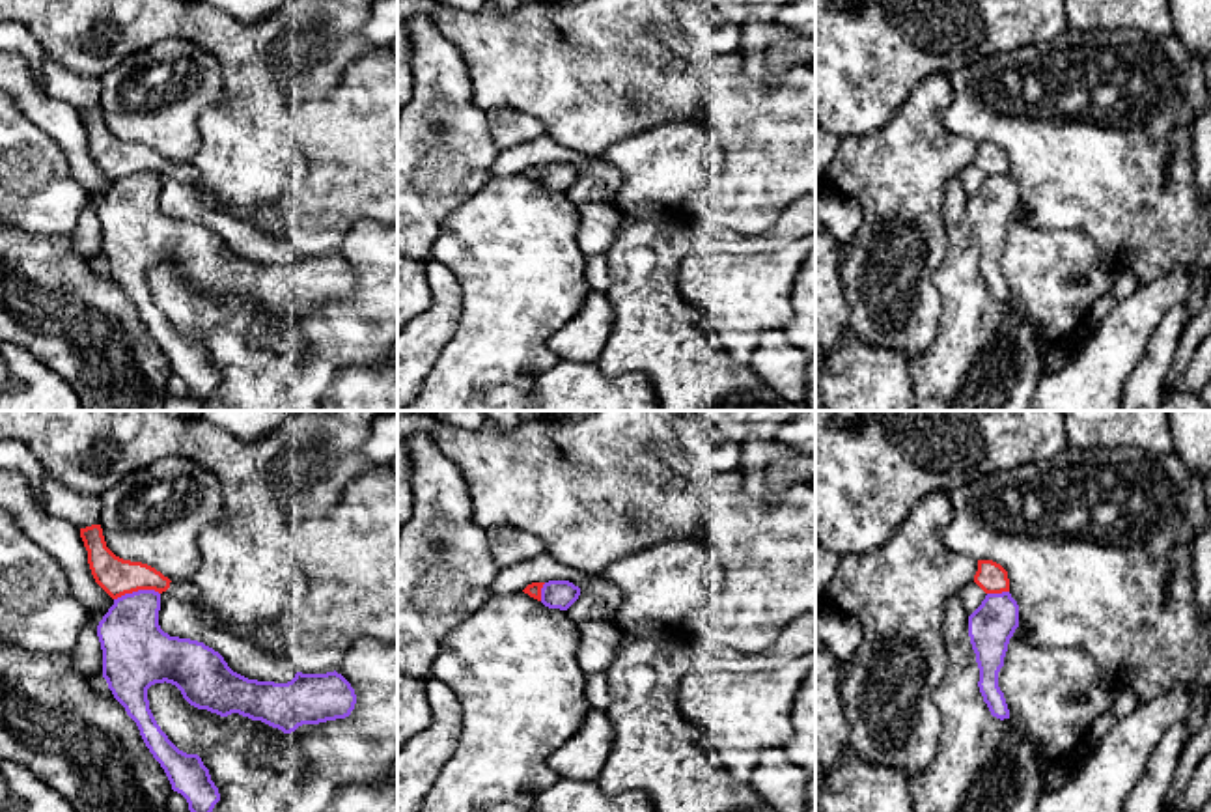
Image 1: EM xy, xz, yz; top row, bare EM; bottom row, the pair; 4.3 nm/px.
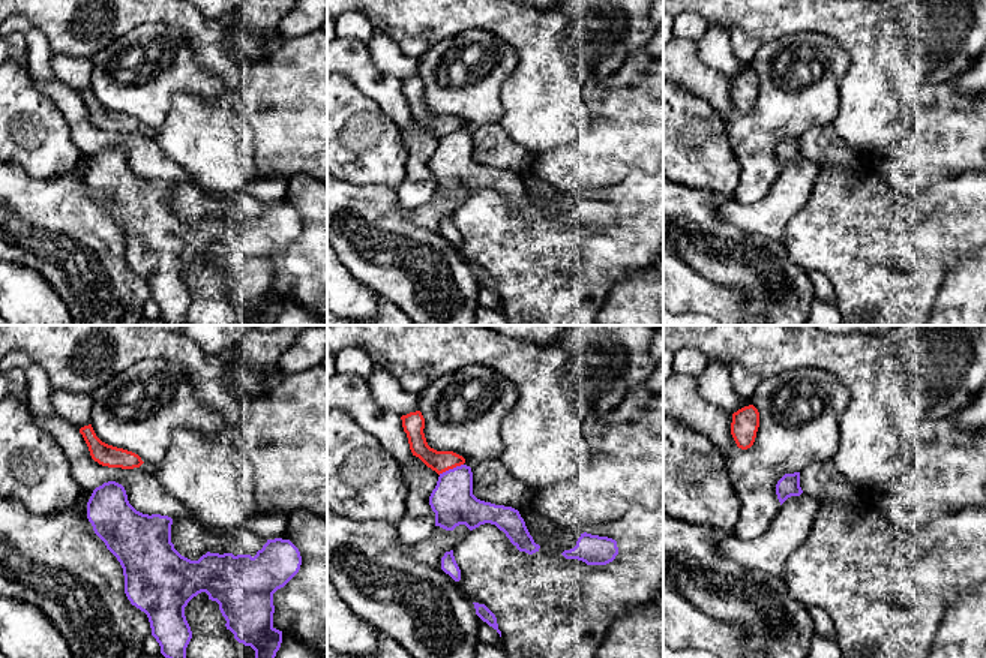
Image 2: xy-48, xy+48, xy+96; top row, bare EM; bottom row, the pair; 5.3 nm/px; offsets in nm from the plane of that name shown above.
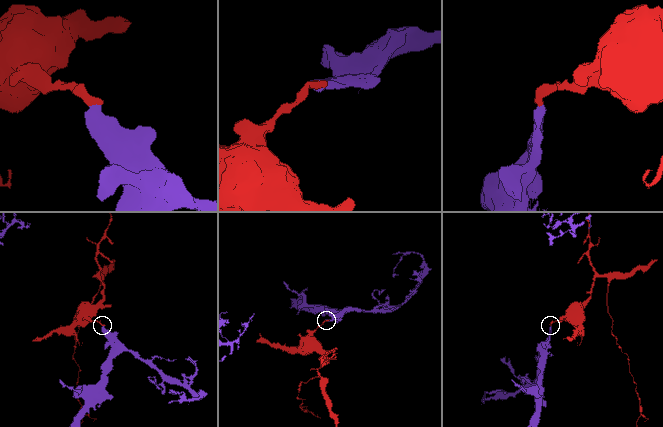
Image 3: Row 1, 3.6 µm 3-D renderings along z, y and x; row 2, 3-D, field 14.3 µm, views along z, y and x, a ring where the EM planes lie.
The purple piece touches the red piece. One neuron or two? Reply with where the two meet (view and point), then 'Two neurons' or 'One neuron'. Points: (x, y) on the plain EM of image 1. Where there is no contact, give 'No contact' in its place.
Touches purple at xy (139, 172). Two neurons

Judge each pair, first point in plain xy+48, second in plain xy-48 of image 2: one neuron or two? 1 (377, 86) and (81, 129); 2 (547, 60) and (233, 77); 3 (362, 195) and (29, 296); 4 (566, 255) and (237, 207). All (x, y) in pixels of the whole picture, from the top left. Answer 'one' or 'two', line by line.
1: one
2: one
3: two
4: two

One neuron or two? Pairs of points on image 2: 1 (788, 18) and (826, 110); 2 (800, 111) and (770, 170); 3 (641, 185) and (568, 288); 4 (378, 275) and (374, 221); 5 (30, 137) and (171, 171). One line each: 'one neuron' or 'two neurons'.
1: two neurons
2: one neuron
3: one neuron
4: one neuron
5: two neurons

